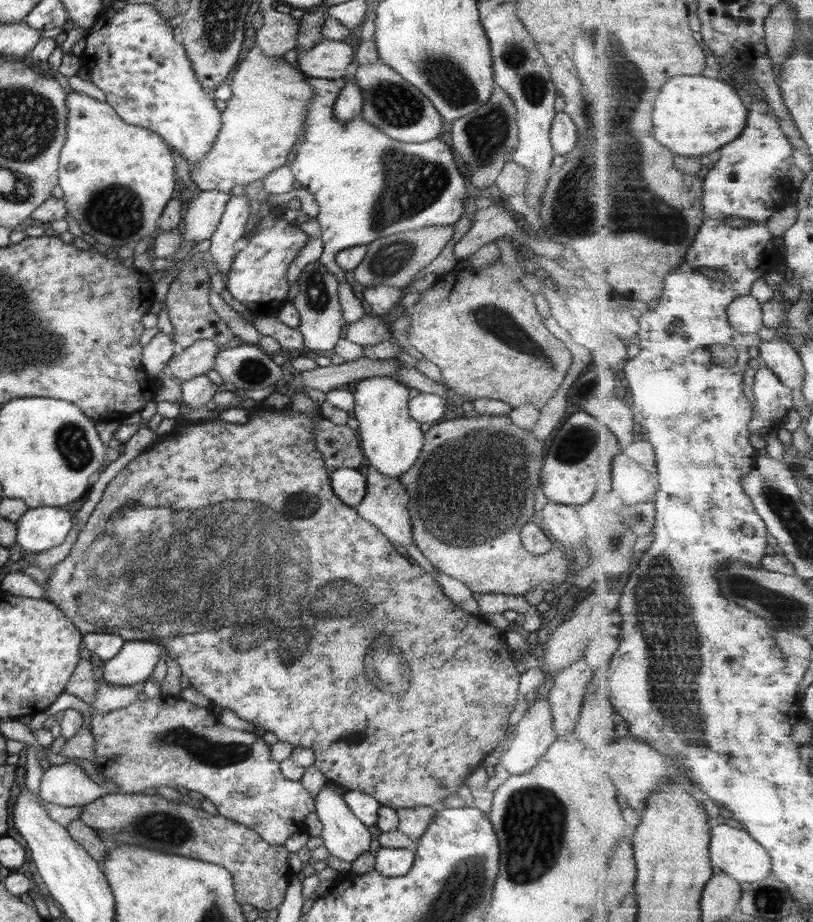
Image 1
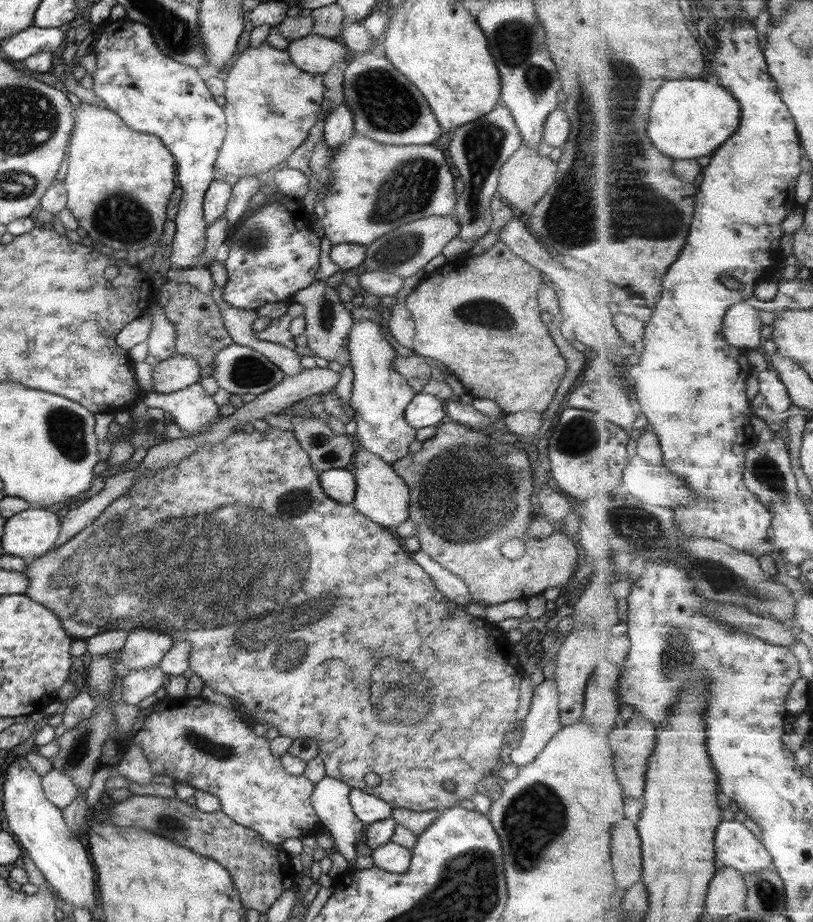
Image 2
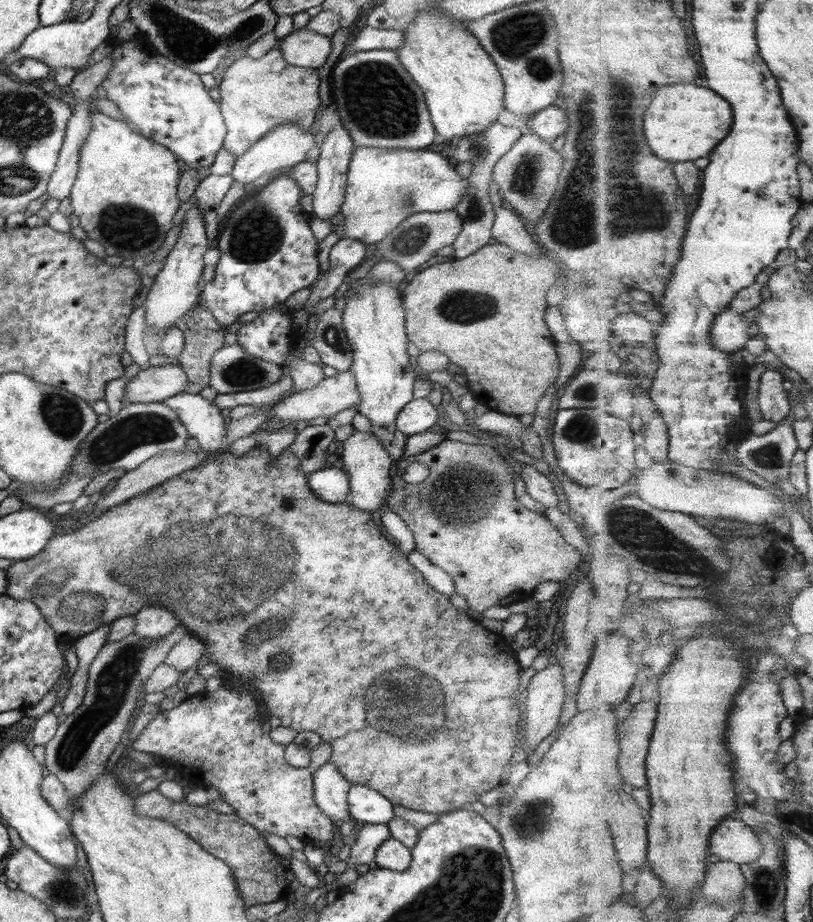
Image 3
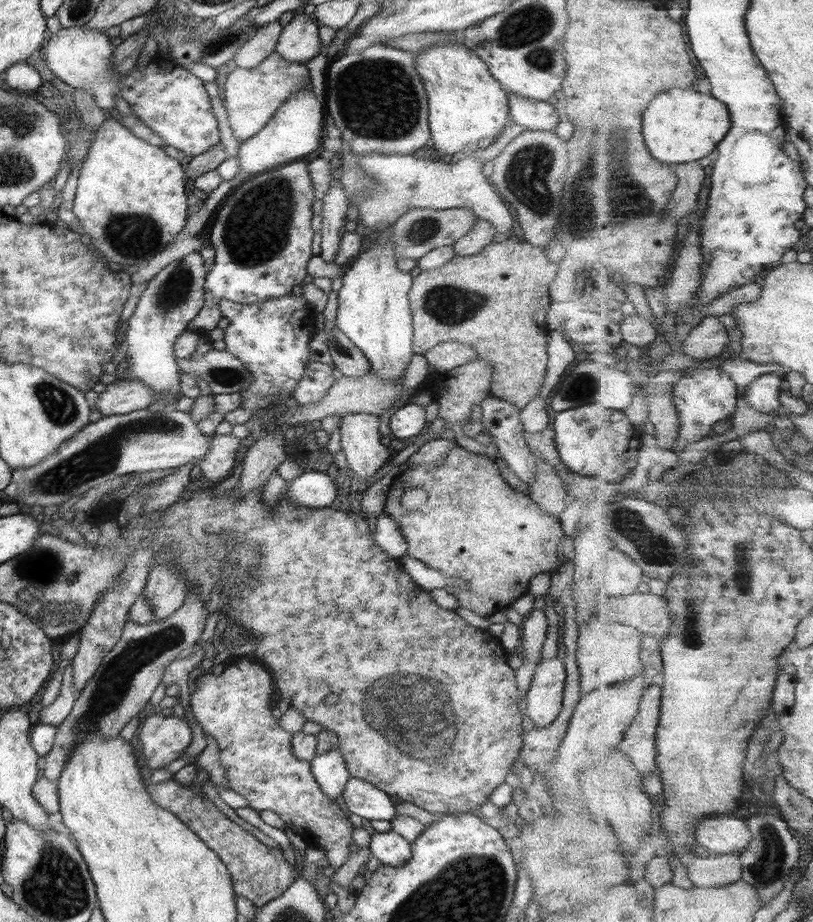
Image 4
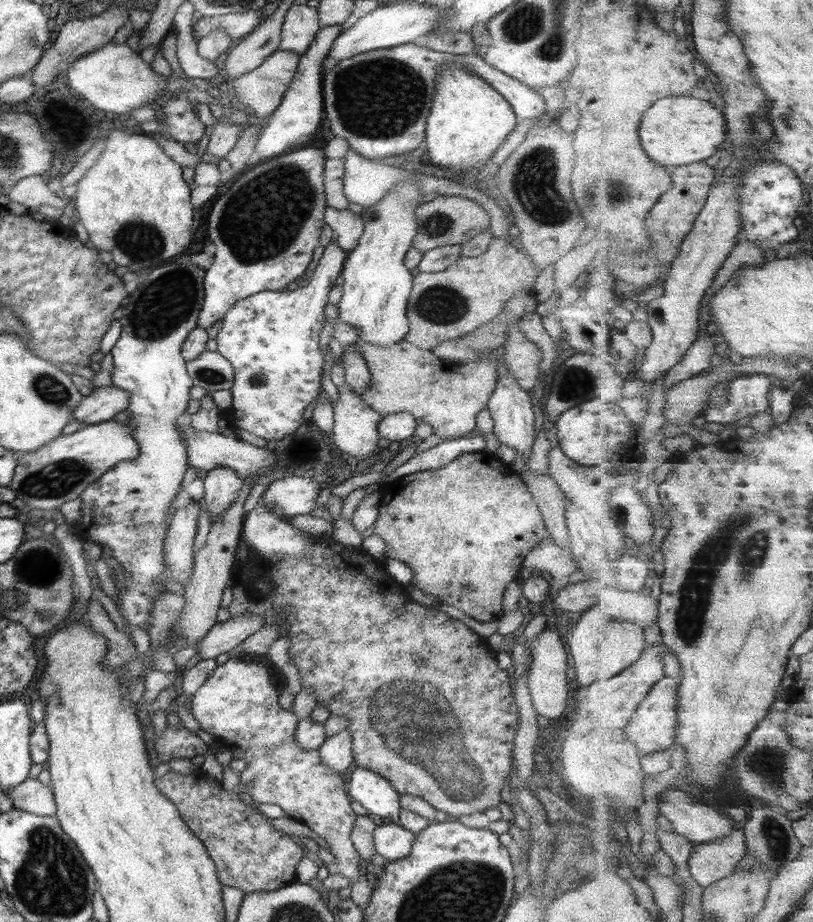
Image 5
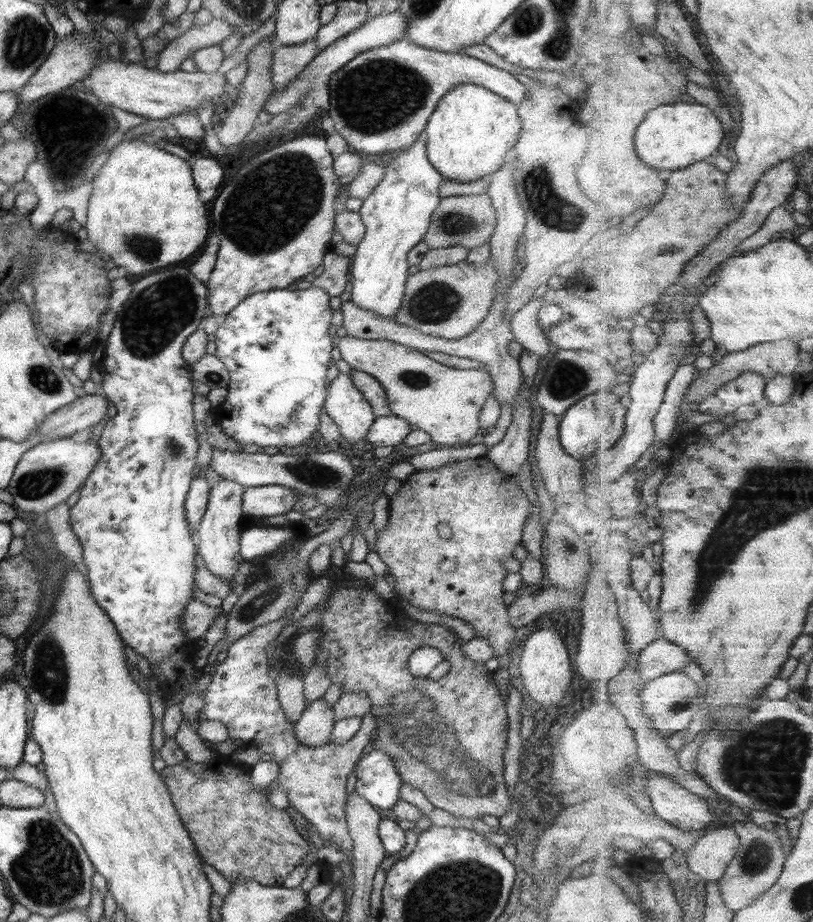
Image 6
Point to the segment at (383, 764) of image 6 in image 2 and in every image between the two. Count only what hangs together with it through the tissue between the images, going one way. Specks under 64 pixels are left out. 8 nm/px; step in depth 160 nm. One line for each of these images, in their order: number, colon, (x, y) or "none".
2: (367, 808)
3: (368, 806)
4: (361, 797)
5: (375, 793)

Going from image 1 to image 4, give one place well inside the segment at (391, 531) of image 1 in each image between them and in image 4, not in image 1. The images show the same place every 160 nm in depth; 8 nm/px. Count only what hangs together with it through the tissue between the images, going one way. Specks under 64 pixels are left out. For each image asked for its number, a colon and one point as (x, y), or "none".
2: (380, 495)
3: (368, 467)
4: (359, 438)

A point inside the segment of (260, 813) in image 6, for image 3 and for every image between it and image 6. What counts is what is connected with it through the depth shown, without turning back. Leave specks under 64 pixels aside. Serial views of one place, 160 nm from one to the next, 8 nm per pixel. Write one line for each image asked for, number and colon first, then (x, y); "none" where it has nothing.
3: (260, 879)
4: (259, 873)
5: (248, 852)

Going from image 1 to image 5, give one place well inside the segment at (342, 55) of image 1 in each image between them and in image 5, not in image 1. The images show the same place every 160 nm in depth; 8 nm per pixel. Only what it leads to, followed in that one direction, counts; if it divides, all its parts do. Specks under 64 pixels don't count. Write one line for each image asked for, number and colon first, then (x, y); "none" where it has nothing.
2: (311, 53)
3: (302, 48)
4: (297, 41)
5: (300, 23)

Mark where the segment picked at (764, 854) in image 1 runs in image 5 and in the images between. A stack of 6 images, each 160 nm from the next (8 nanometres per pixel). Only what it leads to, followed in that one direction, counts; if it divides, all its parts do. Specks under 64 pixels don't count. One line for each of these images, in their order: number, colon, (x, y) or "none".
2: (737, 847)
3: (732, 840)
4: (724, 834)
5: (700, 823)

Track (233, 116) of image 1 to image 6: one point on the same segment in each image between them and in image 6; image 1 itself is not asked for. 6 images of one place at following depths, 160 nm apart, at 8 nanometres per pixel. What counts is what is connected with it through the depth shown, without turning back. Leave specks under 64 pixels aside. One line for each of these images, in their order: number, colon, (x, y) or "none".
2: (270, 104)
3: (256, 96)
4: (251, 96)
5: (260, 91)
6: (287, 61)

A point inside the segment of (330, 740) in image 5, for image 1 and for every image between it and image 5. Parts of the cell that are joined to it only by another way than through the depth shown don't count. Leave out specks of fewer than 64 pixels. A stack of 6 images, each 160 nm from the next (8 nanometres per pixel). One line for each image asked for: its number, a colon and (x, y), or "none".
1: (345, 837)
2: (329, 798)
3: (329, 786)
4: (329, 769)

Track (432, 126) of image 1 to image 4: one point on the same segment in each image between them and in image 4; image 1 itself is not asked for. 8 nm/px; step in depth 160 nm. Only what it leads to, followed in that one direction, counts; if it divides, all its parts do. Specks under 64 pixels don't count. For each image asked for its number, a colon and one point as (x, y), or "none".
2: (385, 107)
3: (379, 105)
4: (376, 99)

